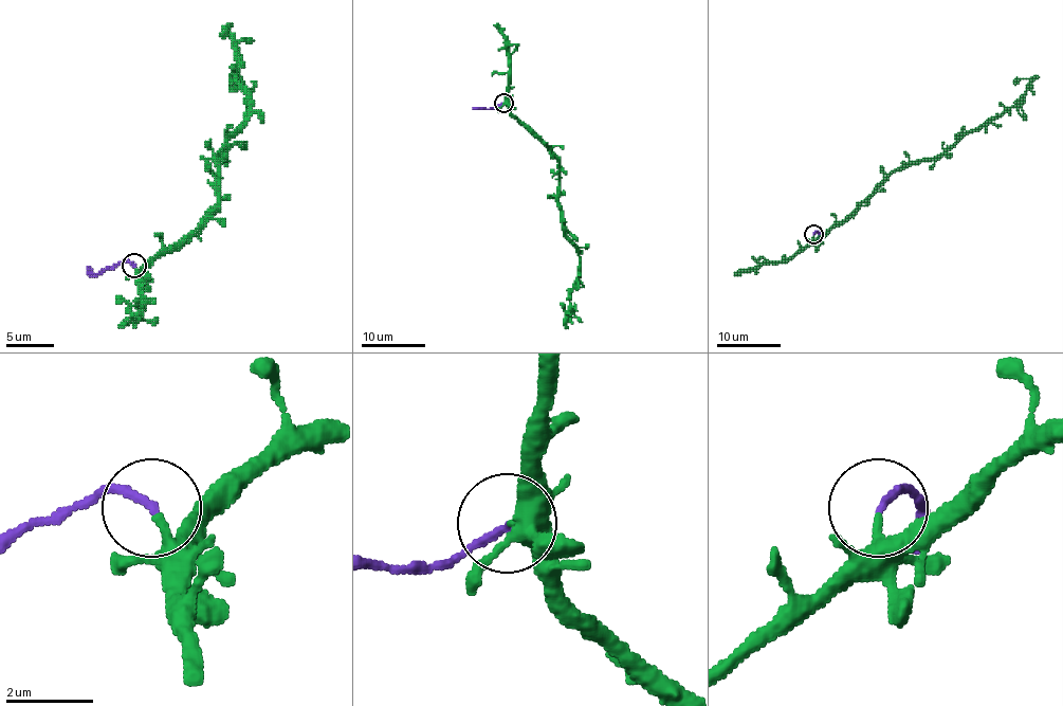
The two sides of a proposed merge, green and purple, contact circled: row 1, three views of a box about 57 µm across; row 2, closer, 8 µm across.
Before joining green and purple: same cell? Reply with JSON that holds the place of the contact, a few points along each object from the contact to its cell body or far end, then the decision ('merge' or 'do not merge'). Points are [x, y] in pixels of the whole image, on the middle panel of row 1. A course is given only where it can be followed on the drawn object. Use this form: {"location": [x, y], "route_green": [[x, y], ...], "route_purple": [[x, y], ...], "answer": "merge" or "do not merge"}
{"location": [503, 103], "route_green": [[502, 103], [559, 161], [563, 233], [579, 255], [579, 275], [569, 301], [571, 313], [565, 317], [560, 303]], "route_purple": [[502, 103], [492, 109], [473, 109]], "answer": "do not merge"}

